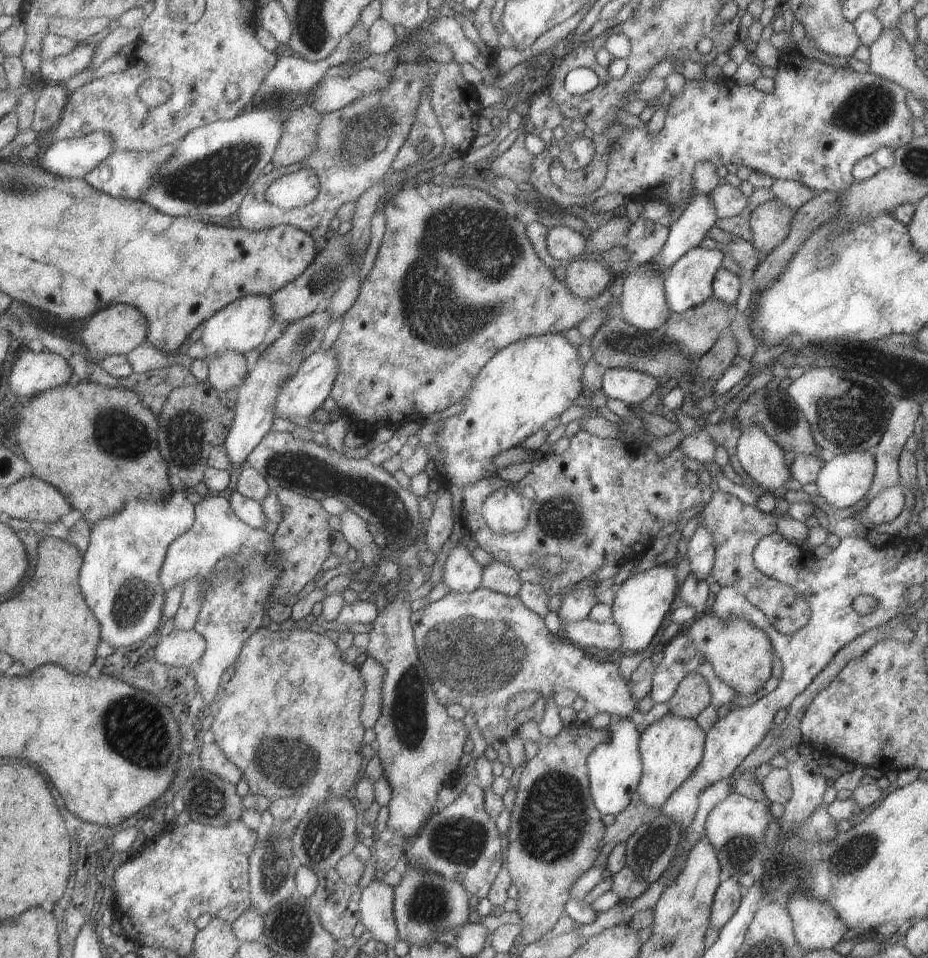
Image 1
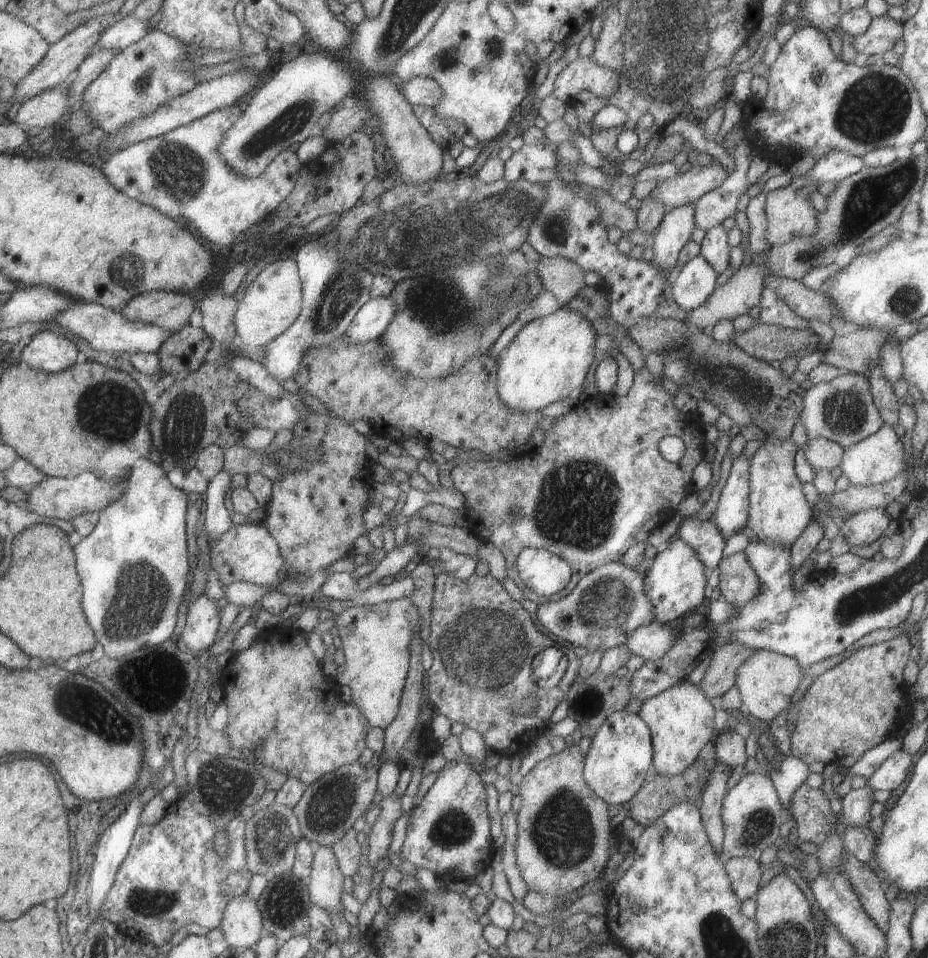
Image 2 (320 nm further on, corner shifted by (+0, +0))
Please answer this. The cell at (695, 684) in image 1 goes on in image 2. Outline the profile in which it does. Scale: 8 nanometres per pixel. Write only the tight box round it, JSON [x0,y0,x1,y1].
[699,643,753,700]

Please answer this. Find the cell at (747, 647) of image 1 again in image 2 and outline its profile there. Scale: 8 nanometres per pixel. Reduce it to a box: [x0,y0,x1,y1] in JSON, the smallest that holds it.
[734,649,803,723]

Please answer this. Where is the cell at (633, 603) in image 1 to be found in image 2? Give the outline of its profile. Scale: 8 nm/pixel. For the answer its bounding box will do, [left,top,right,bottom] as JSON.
[644,538,707,624]

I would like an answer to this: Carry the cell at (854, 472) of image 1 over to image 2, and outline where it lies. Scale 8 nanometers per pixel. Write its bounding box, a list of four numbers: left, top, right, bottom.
[840,423,906,485]

